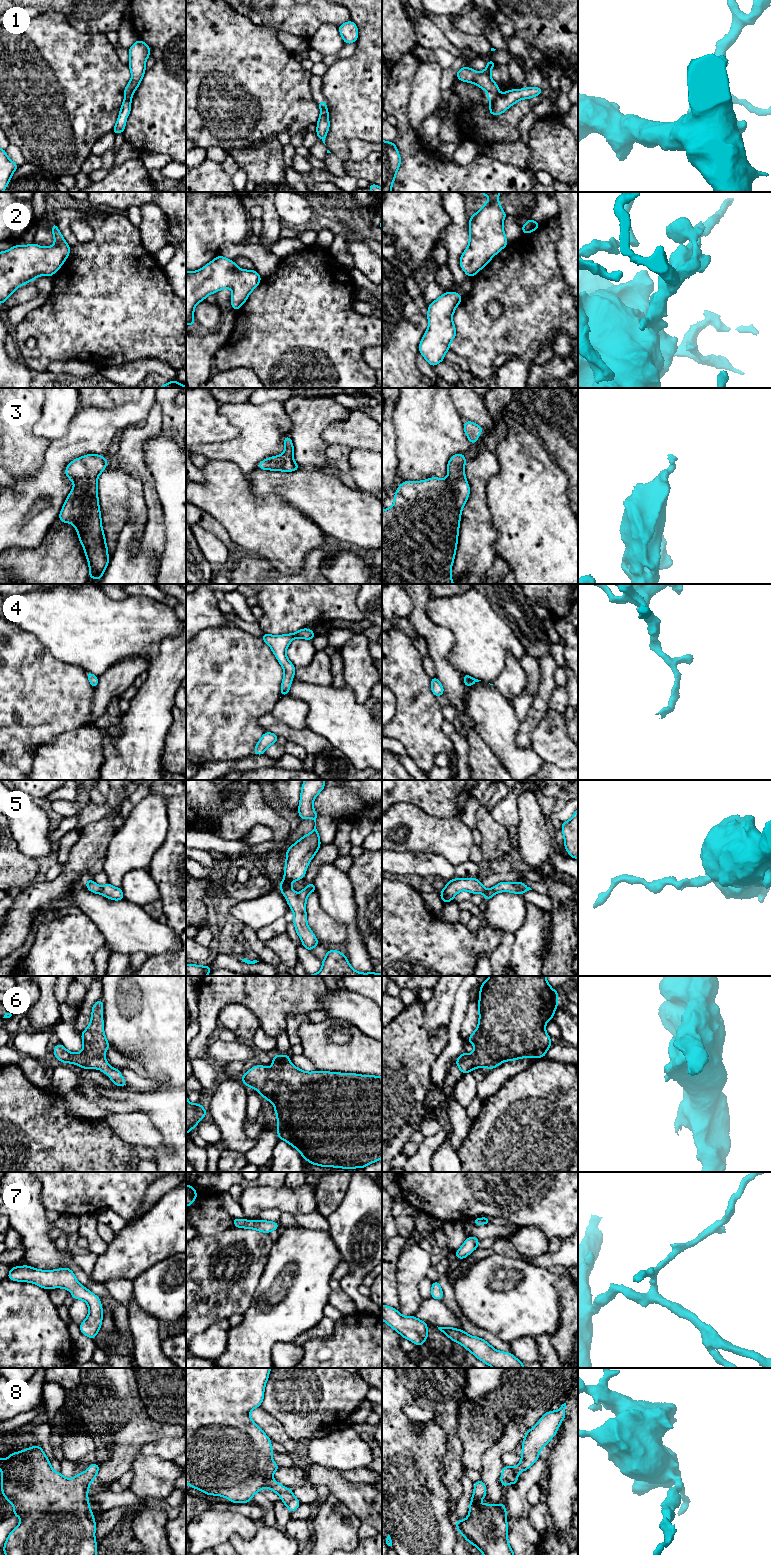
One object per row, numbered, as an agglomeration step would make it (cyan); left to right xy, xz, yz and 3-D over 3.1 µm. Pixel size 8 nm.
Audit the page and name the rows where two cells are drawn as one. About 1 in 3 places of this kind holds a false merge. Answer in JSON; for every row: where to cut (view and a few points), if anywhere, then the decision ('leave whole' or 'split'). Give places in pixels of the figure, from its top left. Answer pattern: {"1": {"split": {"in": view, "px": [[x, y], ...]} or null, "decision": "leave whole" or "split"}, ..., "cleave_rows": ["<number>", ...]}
{"1": {"split": {"in": "xy", "px": [[131, 97], [125, 98]]}, "decision": "split"}, "2": {"split": null, "decision": "leave whole"}, "3": {"split": null, "decision": "leave whole"}, "4": {"split": null, "decision": "leave whole"}, "5": {"split": null, "decision": "leave whole"}, "6": {"split": null, "decision": "leave whole"}, "7": {"split": null, "decision": "leave whole"}, "8": {"split": null, "decision": "leave whole"}, "cleave_rows": ["1"]}

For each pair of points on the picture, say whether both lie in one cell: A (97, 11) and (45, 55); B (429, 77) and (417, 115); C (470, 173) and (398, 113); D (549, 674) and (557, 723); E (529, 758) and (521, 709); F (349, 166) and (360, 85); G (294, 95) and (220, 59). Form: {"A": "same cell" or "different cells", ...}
{"A": "different cells", "B": "same cell", "C": "same cell", "D": "different cells", "E": "different cells", "F": "different cells", "G": "same cell"}

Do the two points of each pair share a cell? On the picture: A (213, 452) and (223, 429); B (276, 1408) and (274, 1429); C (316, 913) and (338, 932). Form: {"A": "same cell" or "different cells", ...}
{"A": "different cells", "B": "different cells", "C": "same cell"}

